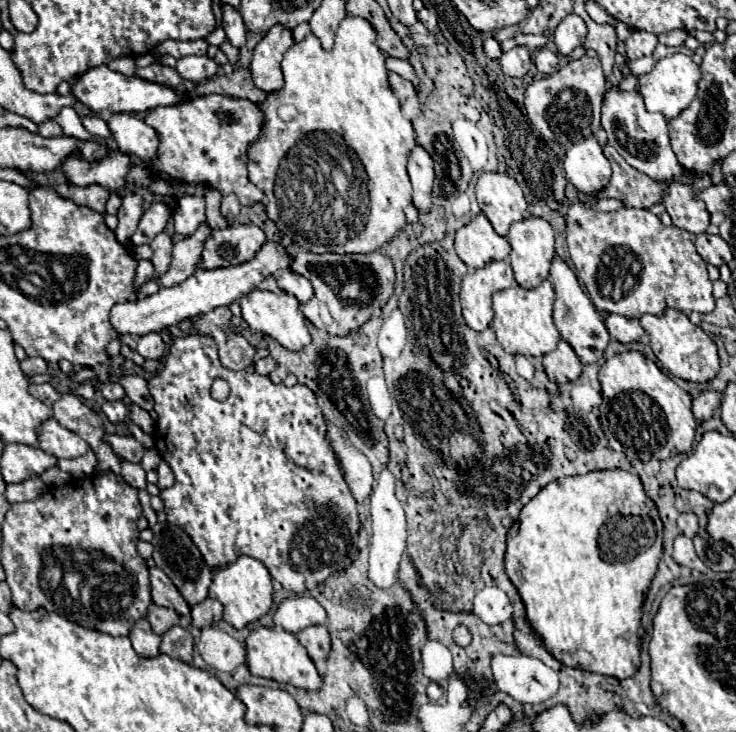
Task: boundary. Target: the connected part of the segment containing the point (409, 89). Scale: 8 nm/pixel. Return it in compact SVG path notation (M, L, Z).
M390 73L388 81L390 81L390 87L392 87L394 95L400 99L400 103L404 103L408 97L414 97L414 95L416 95L416 91L414 91L412 83L410 83L410 81L406 81L404 77L400 77L398 73Z

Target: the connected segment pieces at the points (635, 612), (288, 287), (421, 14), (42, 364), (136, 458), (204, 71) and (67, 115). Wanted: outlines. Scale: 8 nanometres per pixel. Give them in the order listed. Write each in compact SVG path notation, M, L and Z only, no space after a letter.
M622 469L552 481L524 505L508 531L506 573L524 601L528 621L560 663L618 679L632 677L638 671L642 601L662 557L662 529L658 509L646 495L640 477Z
M284 269L282 273L278 273L276 281L282 291L294 295L300 303L306 303L312 297L312 283L306 277L294 273L292 269Z
M422 9L422 11L418 11L418 19L420 19L420 23L424 23L424 27L426 27L428 31L436 31L436 27L438 27L438 17L436 17L434 11Z
M26 357L22 363L20 363L22 371L26 375L36 375L36 373L46 373L46 361L40 359L40 357Z
M104 435L104 443L112 443L112 451L120 455L120 459L128 459L130 463L140 463L144 455L144 447L138 445L136 439L132 437L112 437Z
M192 55L192 57L180 57L176 69L184 79L198 83L210 79L218 71L218 63L212 61L208 55L200 55L200 57Z
M64 107L56 119L54 119L60 127L62 127L62 133L64 135L72 135L72 137L78 137L78 139L94 139L80 123L80 117L78 113L72 109L72 107Z

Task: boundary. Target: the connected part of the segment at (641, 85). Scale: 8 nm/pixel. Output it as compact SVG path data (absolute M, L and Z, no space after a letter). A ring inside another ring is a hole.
M674 53L674 55L668 55L664 59L660 59L650 73L642 75L638 79L638 85L636 87L638 87L638 91L644 97L646 109L648 111L660 111L660 113L664 113L666 121L670 121L684 107L688 107L690 101L696 97L698 79L700 79L700 67L692 61L692 57L688 57L684 53Z

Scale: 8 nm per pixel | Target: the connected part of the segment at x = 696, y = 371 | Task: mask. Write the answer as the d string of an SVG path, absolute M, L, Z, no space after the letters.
M668 307L668 311L664 311L662 315L642 315L640 323L644 331L650 335L650 347L656 359L674 377L686 381L708 381L718 373L720 361L718 361L716 343L702 331L702 327L694 325L682 311Z

